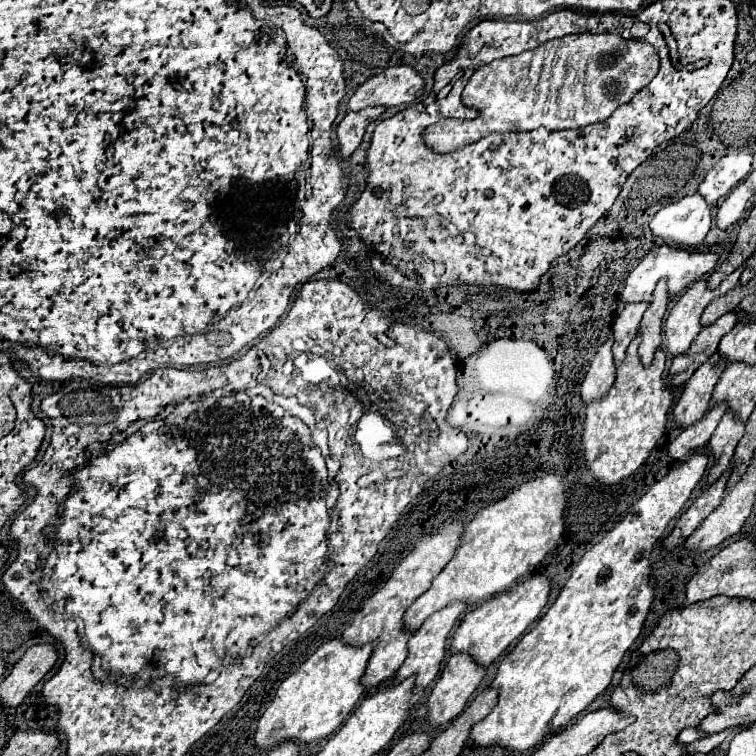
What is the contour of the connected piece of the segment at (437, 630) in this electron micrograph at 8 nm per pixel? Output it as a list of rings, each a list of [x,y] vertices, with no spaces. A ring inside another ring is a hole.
[[[454,601],[450,603],[448,607],[444,607],[442,611],[436,611],[434,615],[430,615],[430,619],[426,619],[426,623],[416,631],[416,635],[412,635],[410,643],[408,643],[408,657],[406,661],[402,663],[402,667],[398,669],[396,677],[394,677],[394,683],[400,683],[404,681],[406,677],[416,677],[416,687],[426,687],[432,679],[436,679],[436,675],[440,673],[440,667],[442,667],[442,661],[446,657],[446,641],[448,641],[448,635],[450,631],[454,629],[458,617],[466,611],[466,603],[464,601]]]

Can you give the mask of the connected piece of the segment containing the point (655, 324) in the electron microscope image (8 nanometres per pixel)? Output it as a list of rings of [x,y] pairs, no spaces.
[[[660,279],[656,285],[656,291],[652,295],[652,303],[640,323],[642,343],[640,343],[638,353],[640,353],[642,365],[652,363],[654,351],[658,349],[658,345],[662,341],[662,317],[668,309],[668,303],[670,303],[670,295],[668,295],[668,287],[666,287],[666,279]]]

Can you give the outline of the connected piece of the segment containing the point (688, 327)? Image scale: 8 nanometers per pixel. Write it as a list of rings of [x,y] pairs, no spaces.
[[[744,265],[738,267],[732,275],[728,275],[716,289],[708,289],[706,281],[700,279],[700,281],[692,283],[682,293],[682,297],[670,309],[670,315],[668,315],[666,327],[664,327],[666,341],[668,341],[668,351],[672,355],[680,355],[690,347],[690,343],[694,341],[694,337],[702,329],[700,315],[702,315],[704,307],[712,299],[716,299],[716,297],[728,293],[732,287],[736,287],[742,271],[744,271]]]

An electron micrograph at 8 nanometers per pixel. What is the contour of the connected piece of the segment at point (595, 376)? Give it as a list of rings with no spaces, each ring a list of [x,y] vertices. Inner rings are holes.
[[[608,339],[604,345],[600,345],[594,361],[590,363],[590,371],[580,389],[584,403],[590,403],[592,399],[606,395],[606,391],[612,387],[612,383],[616,379],[612,343],[614,343],[614,339]]]

